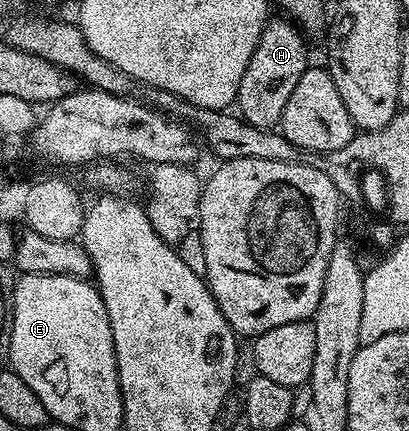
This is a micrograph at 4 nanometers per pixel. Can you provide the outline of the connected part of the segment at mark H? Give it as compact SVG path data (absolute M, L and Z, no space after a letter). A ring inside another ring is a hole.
M269 19L262 30L262 38L258 38L258 46L250 58L250 66L246 66L246 74L242 74L234 101L235 107L240 107L238 112L243 120L258 128L275 129L279 125L286 102L290 102L290 94L294 94L294 86L298 86L298 78L310 67L309 41L304 33L291 20L279 19Z

